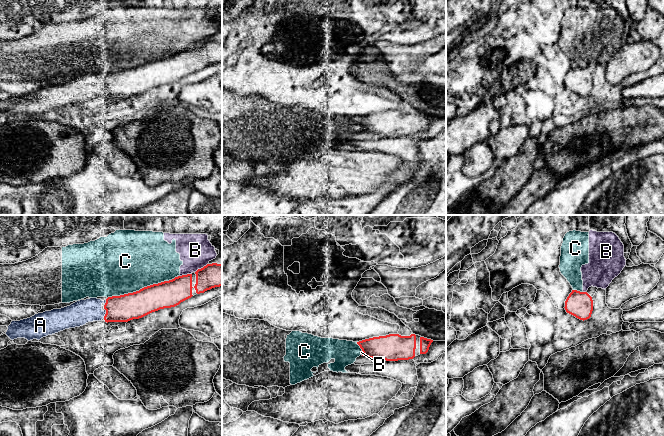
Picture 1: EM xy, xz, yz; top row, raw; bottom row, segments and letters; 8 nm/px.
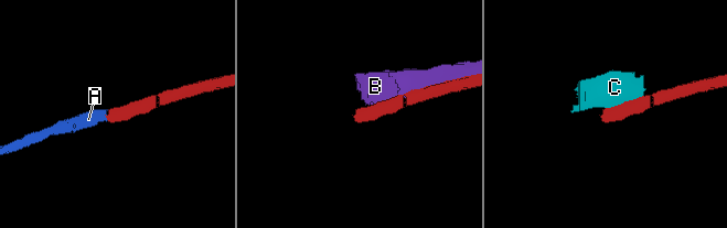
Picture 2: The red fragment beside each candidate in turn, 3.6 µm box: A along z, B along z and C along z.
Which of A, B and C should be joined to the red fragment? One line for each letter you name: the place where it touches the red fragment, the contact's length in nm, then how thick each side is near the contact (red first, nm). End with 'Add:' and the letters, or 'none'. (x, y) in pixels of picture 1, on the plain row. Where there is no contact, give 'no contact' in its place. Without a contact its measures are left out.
A: meets red in xy at (105, 90); contact 80 nm long; 220 nm thick on the red side, 190 nm on the other
Add: A

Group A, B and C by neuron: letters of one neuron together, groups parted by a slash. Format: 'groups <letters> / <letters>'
groups A / B C

